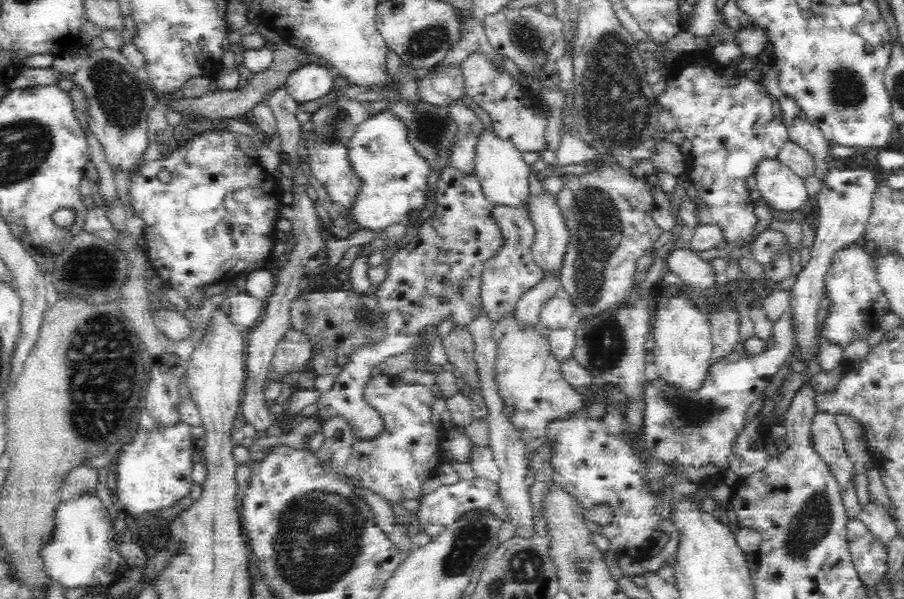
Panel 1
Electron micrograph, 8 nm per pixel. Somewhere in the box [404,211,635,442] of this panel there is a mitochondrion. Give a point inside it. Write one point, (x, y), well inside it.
(604, 344)

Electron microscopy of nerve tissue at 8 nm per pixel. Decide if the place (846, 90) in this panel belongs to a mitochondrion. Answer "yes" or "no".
yes

